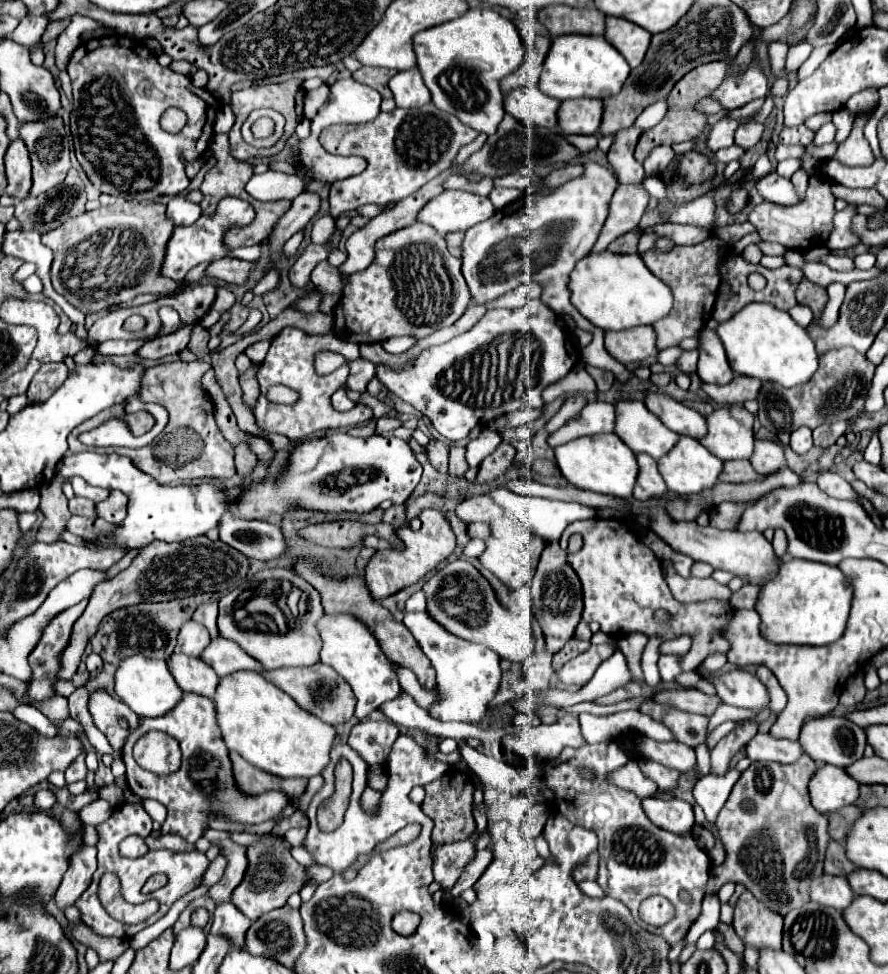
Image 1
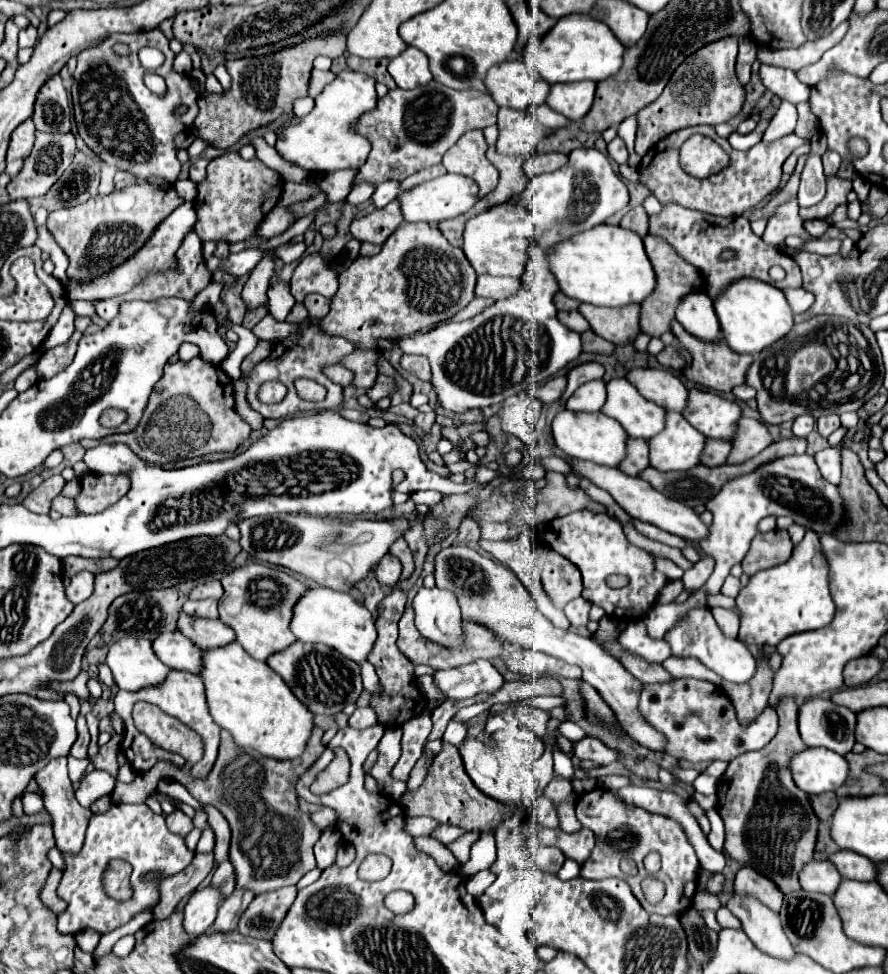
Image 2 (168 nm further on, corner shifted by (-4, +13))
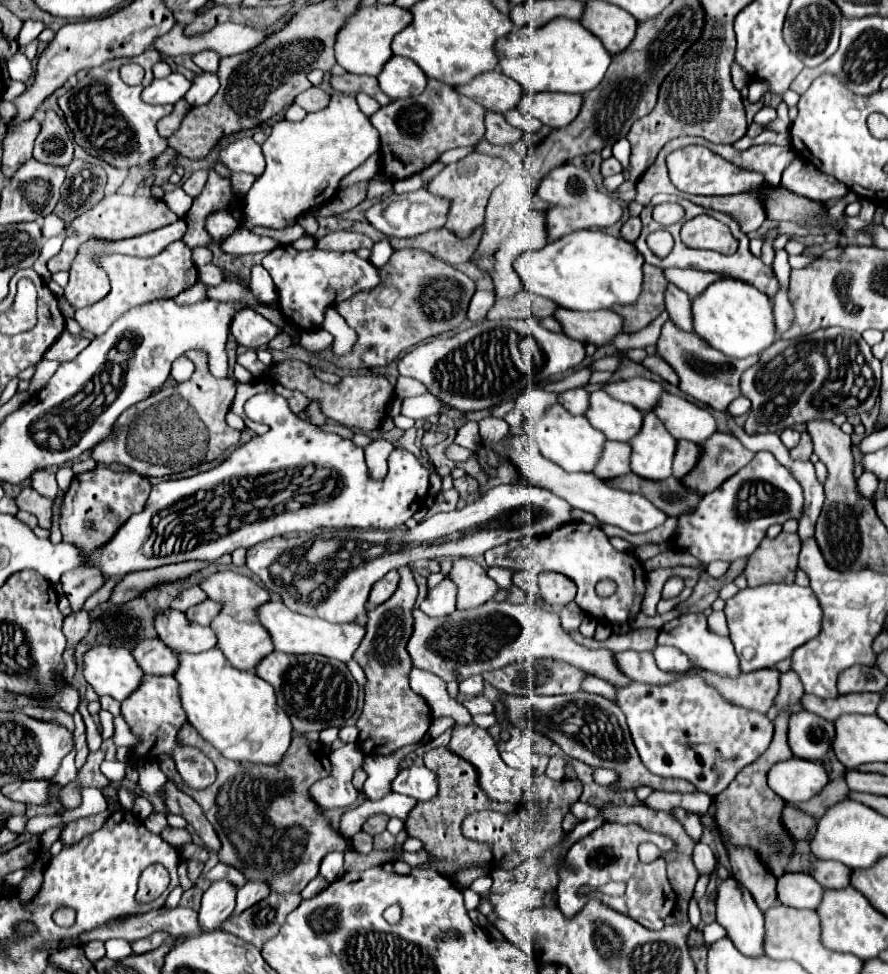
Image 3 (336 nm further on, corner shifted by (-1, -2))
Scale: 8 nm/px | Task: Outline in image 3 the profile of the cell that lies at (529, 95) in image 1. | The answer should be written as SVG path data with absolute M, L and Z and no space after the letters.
M499 70L475 76L471 82L455 86L455 90L479 102L487 110L495 110L501 114L515 108L523 96L523 88L515 80L501 74Z

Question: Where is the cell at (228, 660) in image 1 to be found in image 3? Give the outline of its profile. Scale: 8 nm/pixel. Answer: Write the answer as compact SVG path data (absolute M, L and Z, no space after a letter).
M167 608L155 614L155 630L157 636L173 650L173 652L205 652L207 648L215 648L217 640L209 626L193 624L179 610Z

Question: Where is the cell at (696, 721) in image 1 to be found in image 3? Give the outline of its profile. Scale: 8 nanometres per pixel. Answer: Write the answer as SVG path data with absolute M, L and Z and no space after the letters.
M683 674L663 686L629 682L617 688L615 702L627 716L643 764L657 776L685 778L709 796L723 792L739 770L769 748L773 738L773 722L765 714L725 702L713 686L695 674Z

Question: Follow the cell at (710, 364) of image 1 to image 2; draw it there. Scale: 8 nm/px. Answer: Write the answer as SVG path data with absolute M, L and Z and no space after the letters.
M706 293L686 297L676 309L678 323L696 339L704 343L720 343L722 329L714 311L714 303Z

